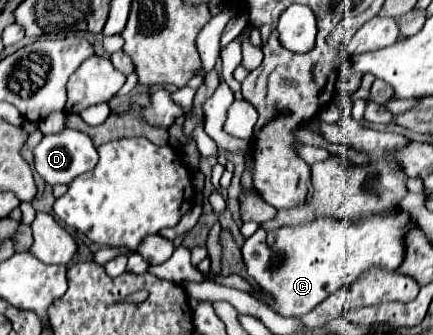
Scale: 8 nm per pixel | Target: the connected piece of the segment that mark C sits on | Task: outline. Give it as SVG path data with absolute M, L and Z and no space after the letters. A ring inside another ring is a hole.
M385 215L385 217L369 217L363 219L361 223L351 223L351 221L333 221L329 217L323 217L319 221L305 223L301 227L281 227L277 231L277 239L273 245L267 245L267 231L259 227L255 235L251 235L241 253L245 257L247 273L257 281L261 291L269 297L267 305L279 313L281 317L301 317L315 309L321 301L325 301L331 293L341 289L343 285L355 283L367 269L371 267L381 267L387 271L395 271L401 261L403 261L403 231L407 229L409 215Z

